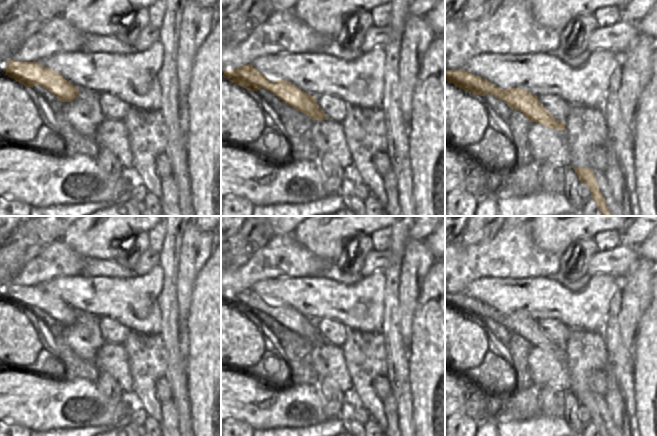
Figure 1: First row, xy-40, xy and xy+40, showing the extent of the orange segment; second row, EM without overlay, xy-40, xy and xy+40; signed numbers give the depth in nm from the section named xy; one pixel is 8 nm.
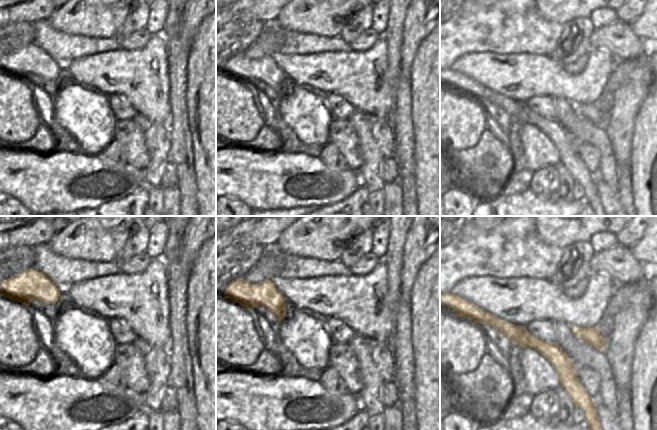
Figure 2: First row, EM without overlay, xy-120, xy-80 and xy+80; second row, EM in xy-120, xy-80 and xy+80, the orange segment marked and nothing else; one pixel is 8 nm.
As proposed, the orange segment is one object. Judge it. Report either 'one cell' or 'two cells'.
one cell

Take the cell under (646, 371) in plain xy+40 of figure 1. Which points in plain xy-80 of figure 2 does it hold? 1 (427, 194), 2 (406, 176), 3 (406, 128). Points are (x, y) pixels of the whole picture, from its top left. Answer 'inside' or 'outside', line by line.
1: inside
2: outside
3: outside

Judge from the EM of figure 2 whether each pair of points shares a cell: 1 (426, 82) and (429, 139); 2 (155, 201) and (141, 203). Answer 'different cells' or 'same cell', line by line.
1: same cell
2: different cells

